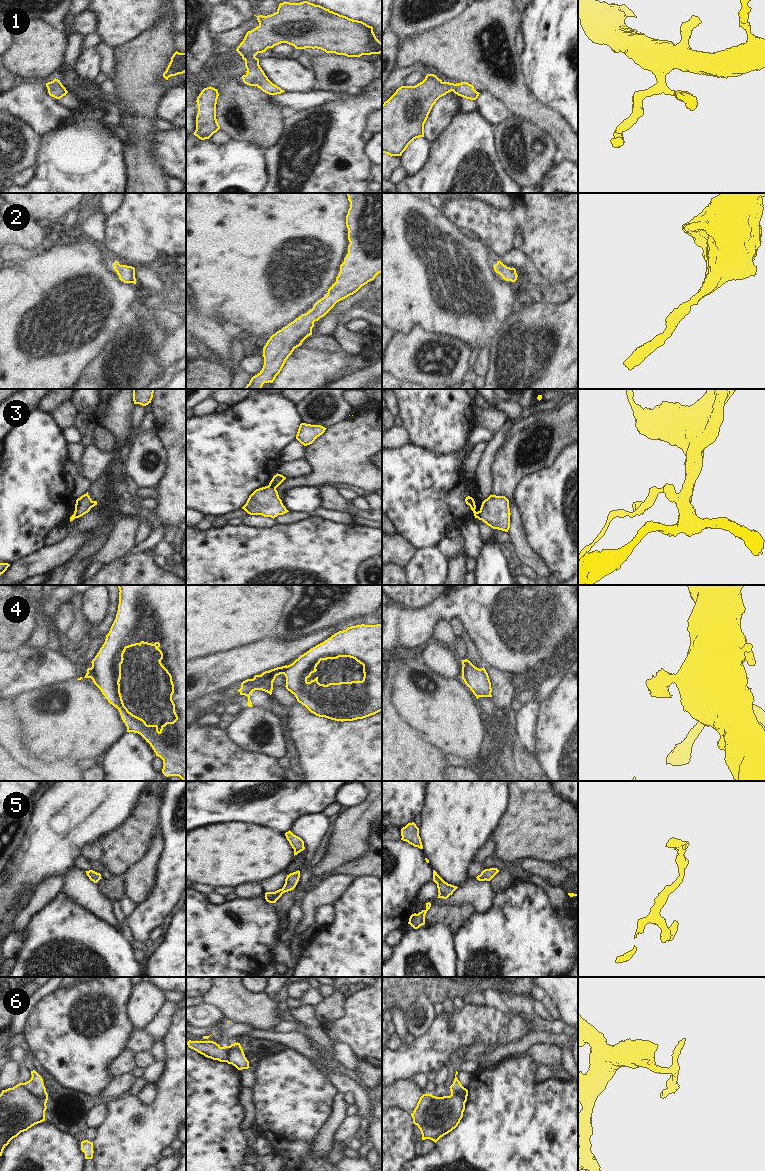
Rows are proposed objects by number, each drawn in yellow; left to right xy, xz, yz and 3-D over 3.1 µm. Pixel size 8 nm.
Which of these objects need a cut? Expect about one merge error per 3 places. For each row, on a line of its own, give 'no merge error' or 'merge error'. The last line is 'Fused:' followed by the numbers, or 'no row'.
1: no merge error
2: no merge error
3: merge error
4: merge error
5: no merge error
6: merge error
Fused: 3, 4, 6

